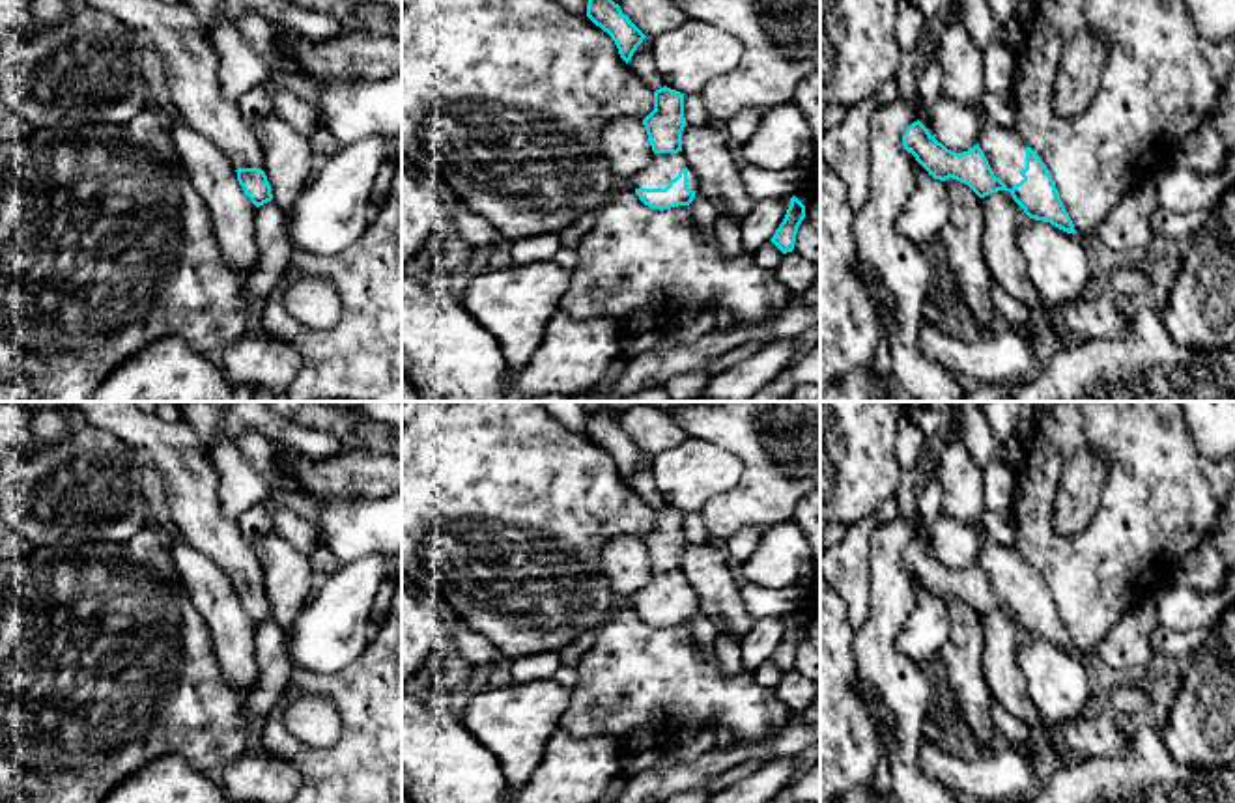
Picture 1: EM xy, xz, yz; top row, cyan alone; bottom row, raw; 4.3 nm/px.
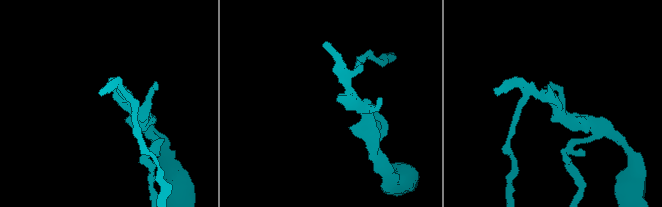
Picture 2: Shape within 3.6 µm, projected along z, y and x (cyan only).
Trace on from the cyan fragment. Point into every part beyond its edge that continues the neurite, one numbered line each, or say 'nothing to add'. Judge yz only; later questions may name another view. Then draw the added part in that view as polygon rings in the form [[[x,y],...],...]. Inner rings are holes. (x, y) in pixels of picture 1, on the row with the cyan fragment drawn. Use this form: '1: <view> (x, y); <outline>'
1: yz (1006, 152); [[[981,101],[972,105],[979,112],[979,148],[983,149],[992,172],[1000,177],[1007,189],[1013,189],[1024,177],[1020,172],[1026,168],[1026,142],[1016,134],[1015,129],[1005,129],[994,123]]]

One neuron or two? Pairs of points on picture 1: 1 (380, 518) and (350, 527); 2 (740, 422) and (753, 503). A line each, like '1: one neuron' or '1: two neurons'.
1: one neuron
2: one neuron

